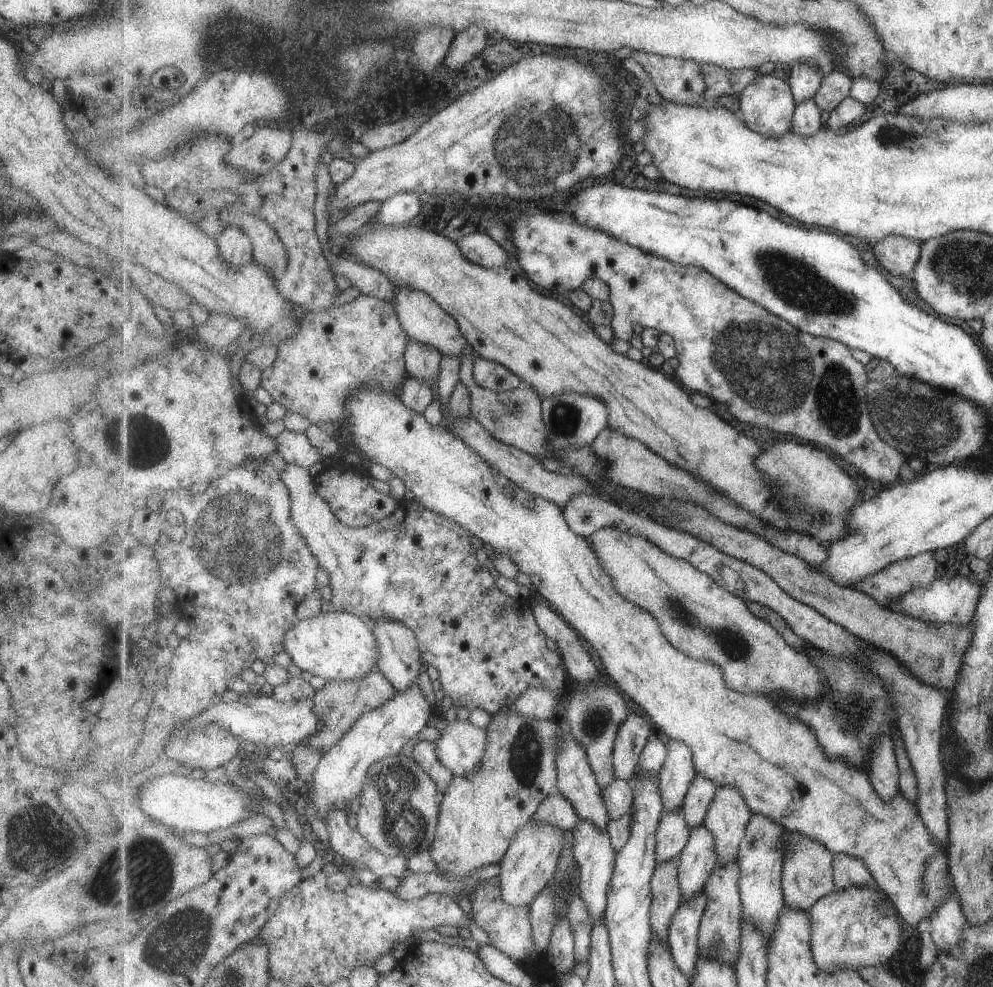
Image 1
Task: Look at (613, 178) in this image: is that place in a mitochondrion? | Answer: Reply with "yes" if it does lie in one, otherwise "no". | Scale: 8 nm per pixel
no

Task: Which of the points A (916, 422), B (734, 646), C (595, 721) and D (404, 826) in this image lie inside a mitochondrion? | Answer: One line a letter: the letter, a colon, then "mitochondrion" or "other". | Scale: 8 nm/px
A: mitochondrion
B: mitochondrion
C: mitochondrion
D: mitochondrion

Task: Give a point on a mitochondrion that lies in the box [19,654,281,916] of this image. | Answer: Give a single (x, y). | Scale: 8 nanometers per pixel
(145, 872)

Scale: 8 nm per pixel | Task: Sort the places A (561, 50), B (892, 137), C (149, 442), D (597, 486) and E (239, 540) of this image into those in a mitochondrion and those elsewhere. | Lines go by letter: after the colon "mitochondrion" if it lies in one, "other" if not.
A: other
B: mitochondrion
C: mitochondrion
D: other
E: mitochondrion

